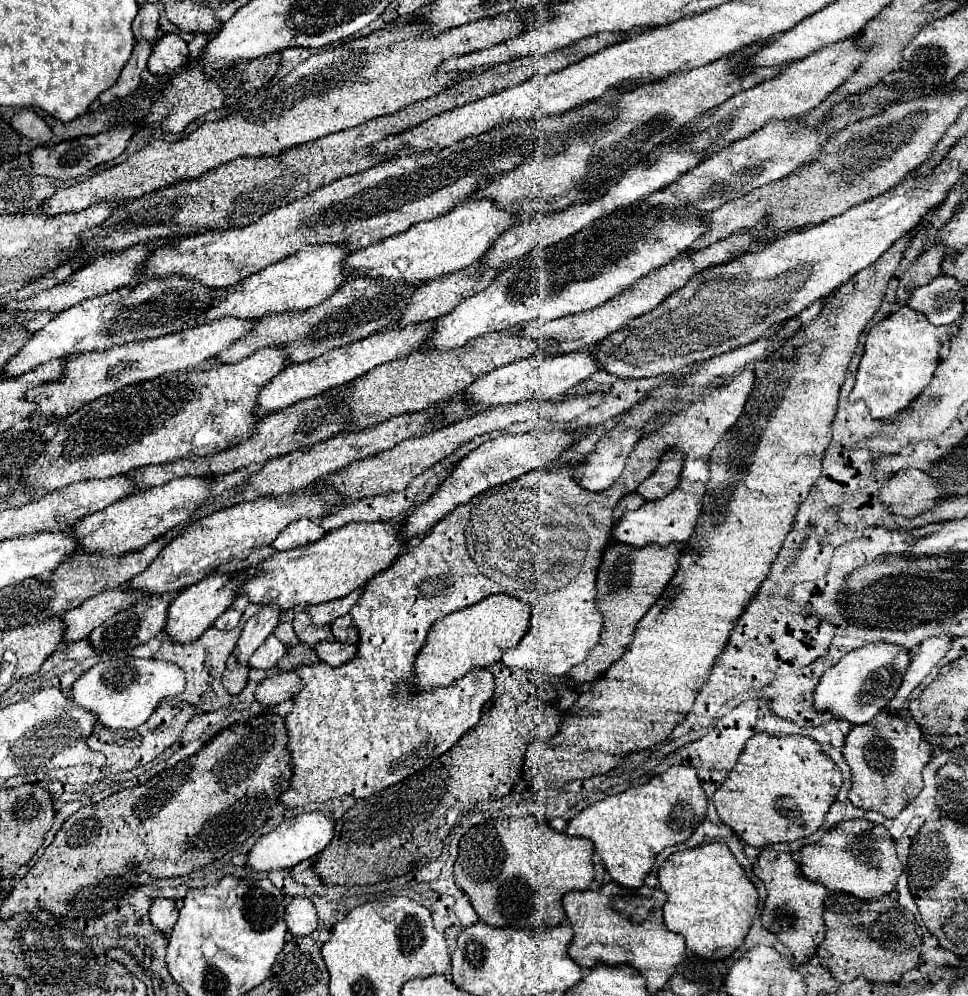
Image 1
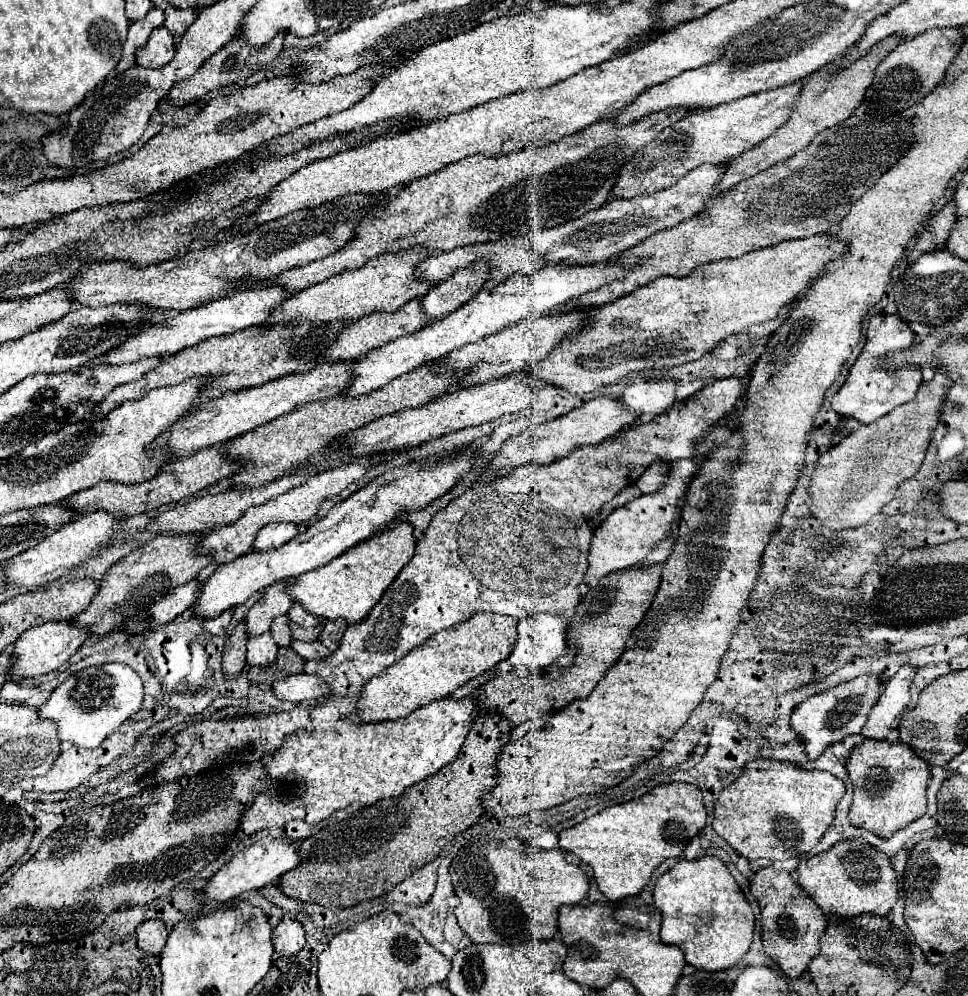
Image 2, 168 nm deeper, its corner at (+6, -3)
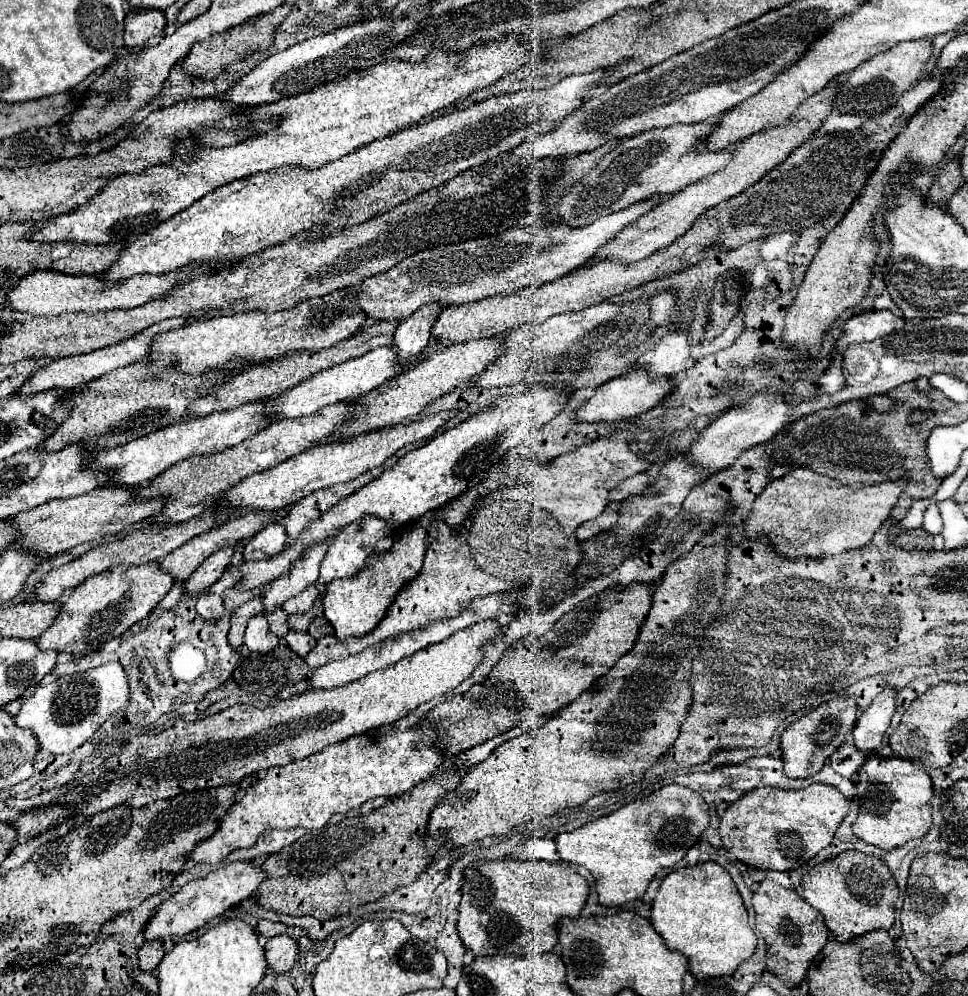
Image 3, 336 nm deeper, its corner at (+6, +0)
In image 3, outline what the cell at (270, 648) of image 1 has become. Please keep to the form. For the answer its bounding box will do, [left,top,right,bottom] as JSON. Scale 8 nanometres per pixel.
[245,614,279,652]

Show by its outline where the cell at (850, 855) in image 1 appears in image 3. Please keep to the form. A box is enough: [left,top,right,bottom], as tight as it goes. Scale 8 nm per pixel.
[803,850,899,942]

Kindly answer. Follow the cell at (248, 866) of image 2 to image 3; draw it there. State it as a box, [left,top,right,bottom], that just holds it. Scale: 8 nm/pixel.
[143,862,265,942]

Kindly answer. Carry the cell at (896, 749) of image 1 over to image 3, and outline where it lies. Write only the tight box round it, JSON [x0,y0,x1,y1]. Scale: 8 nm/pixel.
[853,756,933,850]

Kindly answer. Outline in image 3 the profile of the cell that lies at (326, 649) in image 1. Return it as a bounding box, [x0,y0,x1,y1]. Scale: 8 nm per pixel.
[283,630,315,656]

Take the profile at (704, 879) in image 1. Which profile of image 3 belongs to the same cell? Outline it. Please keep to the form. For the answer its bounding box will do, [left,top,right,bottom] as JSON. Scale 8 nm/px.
[651,862,757,980]

